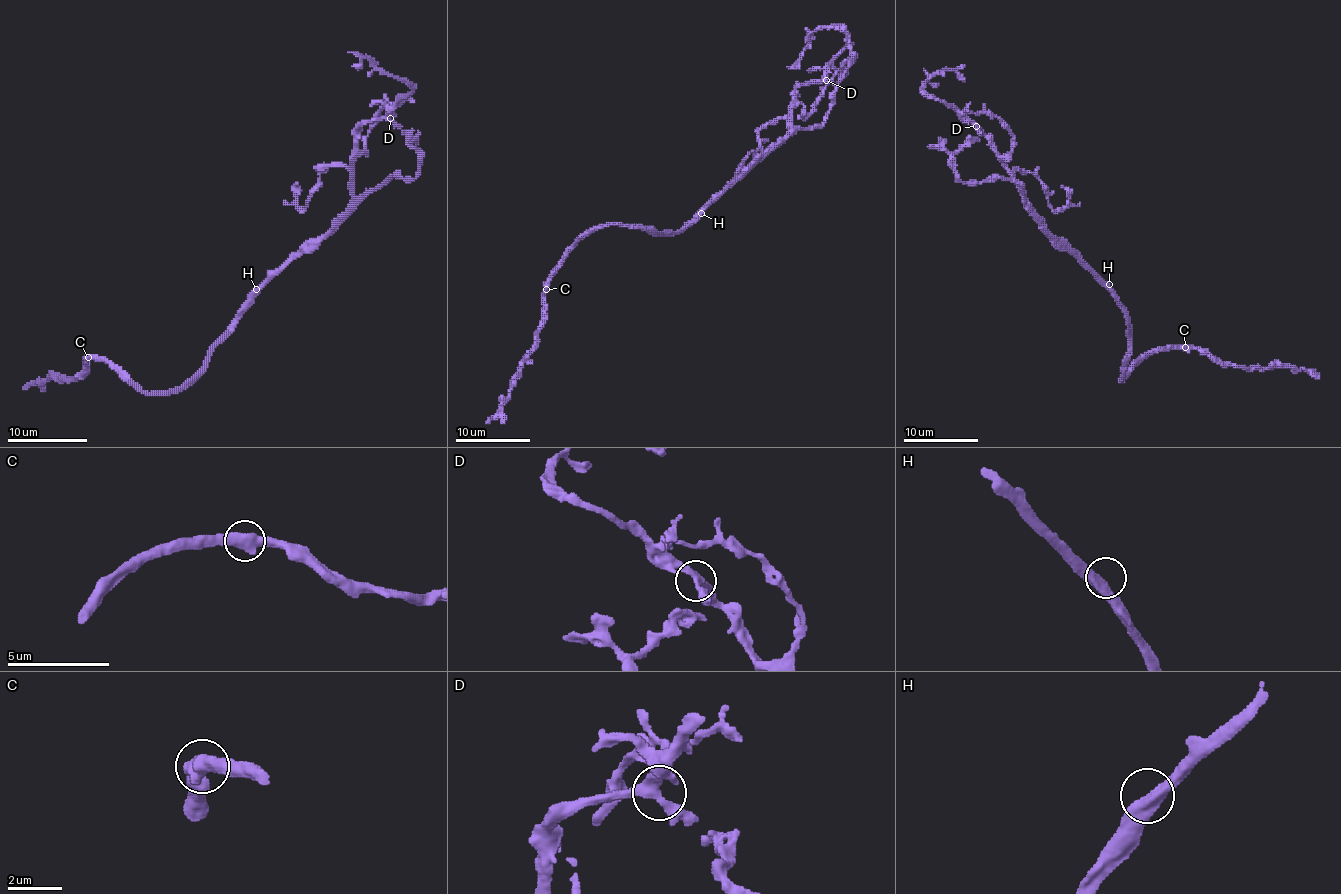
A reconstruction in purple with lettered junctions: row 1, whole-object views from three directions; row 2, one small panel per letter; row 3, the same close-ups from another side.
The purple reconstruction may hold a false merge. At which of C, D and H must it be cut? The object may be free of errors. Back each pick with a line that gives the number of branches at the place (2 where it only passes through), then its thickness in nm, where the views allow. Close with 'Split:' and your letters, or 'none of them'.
Split: none of them

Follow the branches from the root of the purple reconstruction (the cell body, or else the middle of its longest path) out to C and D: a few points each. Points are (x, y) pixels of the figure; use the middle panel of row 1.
C: (703, 210), (677, 232), (647, 232), (625, 224), (594, 226), (568, 254), (545, 289)
D: (703, 210), (790, 130), (792, 93), (805, 83), (826, 80)

